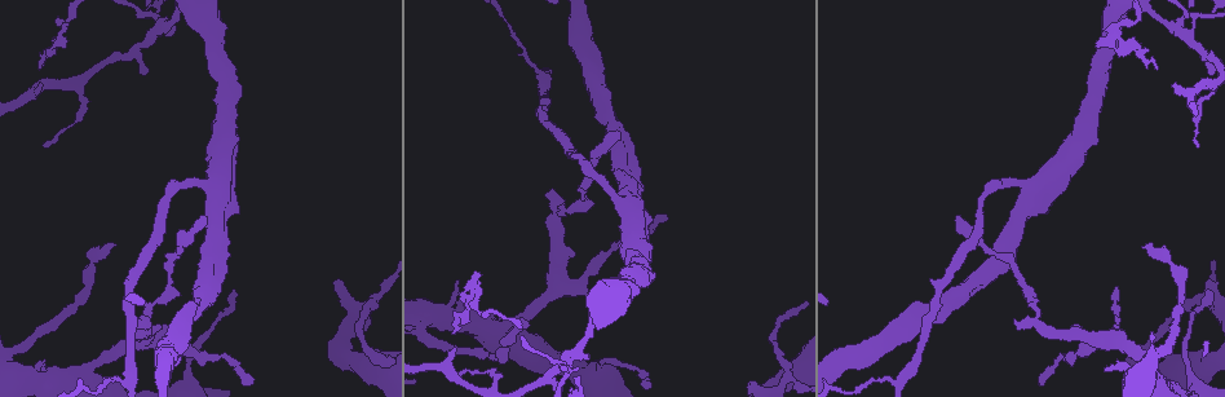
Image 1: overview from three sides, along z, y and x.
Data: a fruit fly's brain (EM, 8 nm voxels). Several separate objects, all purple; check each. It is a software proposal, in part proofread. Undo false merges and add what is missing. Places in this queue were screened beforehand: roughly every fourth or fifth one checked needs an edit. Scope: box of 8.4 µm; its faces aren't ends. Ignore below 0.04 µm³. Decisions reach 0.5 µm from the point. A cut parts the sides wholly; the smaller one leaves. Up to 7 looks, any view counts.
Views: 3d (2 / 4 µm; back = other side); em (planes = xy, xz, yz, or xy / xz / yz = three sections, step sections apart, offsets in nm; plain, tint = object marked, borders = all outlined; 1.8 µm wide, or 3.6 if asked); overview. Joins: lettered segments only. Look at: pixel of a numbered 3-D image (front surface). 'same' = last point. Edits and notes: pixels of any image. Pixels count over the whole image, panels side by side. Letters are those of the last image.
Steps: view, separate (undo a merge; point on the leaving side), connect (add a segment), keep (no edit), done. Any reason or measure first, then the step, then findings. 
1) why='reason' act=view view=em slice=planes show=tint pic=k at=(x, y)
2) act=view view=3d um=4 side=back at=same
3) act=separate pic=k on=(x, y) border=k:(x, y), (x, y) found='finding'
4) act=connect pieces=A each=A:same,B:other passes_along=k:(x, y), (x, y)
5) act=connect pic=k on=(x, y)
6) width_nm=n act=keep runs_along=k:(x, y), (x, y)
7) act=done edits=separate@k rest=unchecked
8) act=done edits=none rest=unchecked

why='sharp bend' act=view view=em slice=planes show=borders pic=1 at=(570, 368)

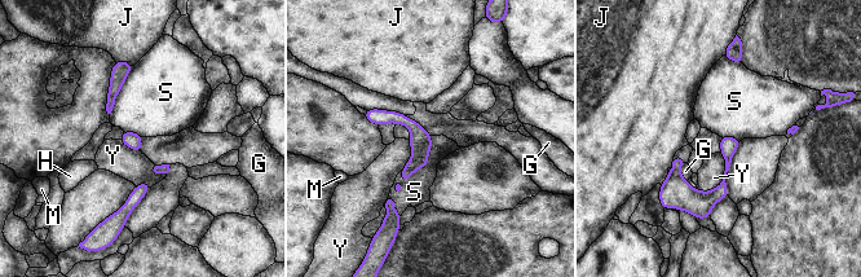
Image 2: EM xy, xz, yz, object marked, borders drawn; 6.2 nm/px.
longest_contact=S:340nm act=keep each=G:other,H:other,J:other,M:other,S:other,Y:other border=2:(432, 136), (428, 162), (400, 180) found='one neuron here'

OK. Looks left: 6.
act=view view=3d um=2 pic=1 at=(337, 281)

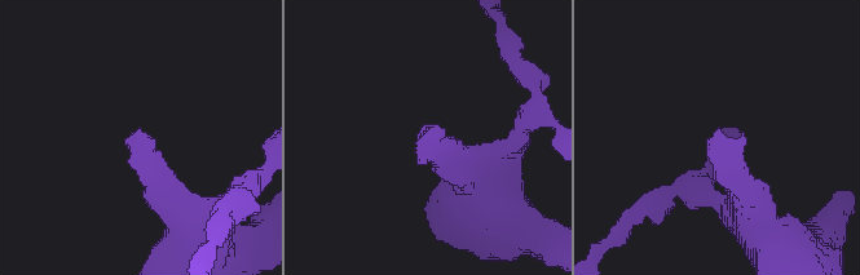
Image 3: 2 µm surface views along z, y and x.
why='need the tissue' act=view view=em um=3.6 slice=xy step=8 show=tint pic=3 at=(430, 131)

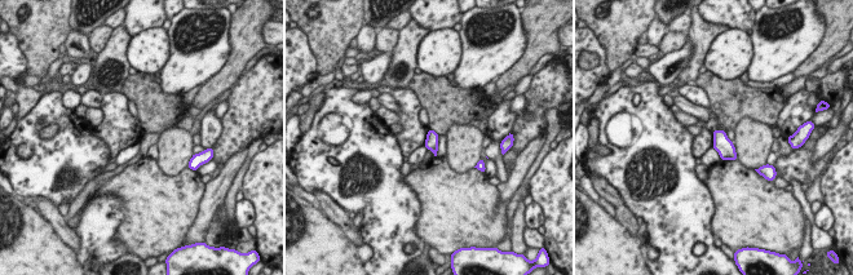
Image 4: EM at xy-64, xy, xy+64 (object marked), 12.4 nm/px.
act=view view=em um=3.6 slice=planes show=borders at=same

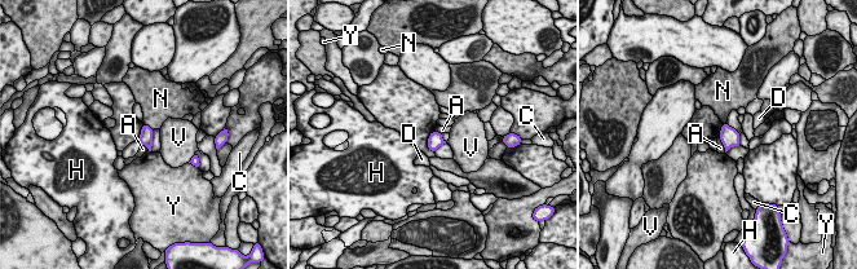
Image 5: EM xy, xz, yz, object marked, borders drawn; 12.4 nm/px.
act=keep each=A:other,C:other,D:other,H:other,N:other,V:other,Y:other border=5:(718, 137), (725, 151) found='no lettered segment goes on from it'

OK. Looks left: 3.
why='free end' act=view view=3d um=2 pic=1 at=(203, 218)

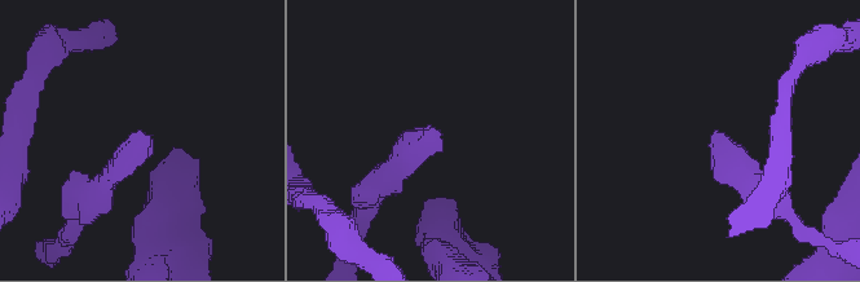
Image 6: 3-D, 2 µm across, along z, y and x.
why='need the tissue' act=view view=em slice=planes show=borders pic=6 at=(712, 138)

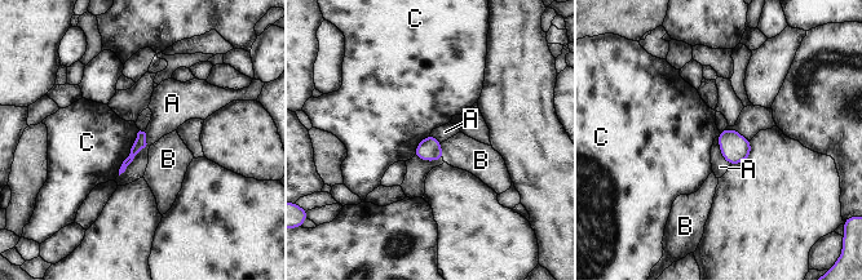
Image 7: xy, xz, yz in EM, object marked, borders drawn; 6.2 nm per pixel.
act=keep each=A:other,B:other,C:other border=7:(145, 132), (146, 146), (119, 176) found='none of them fits'

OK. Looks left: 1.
act=done edits=none rest=unchecked

